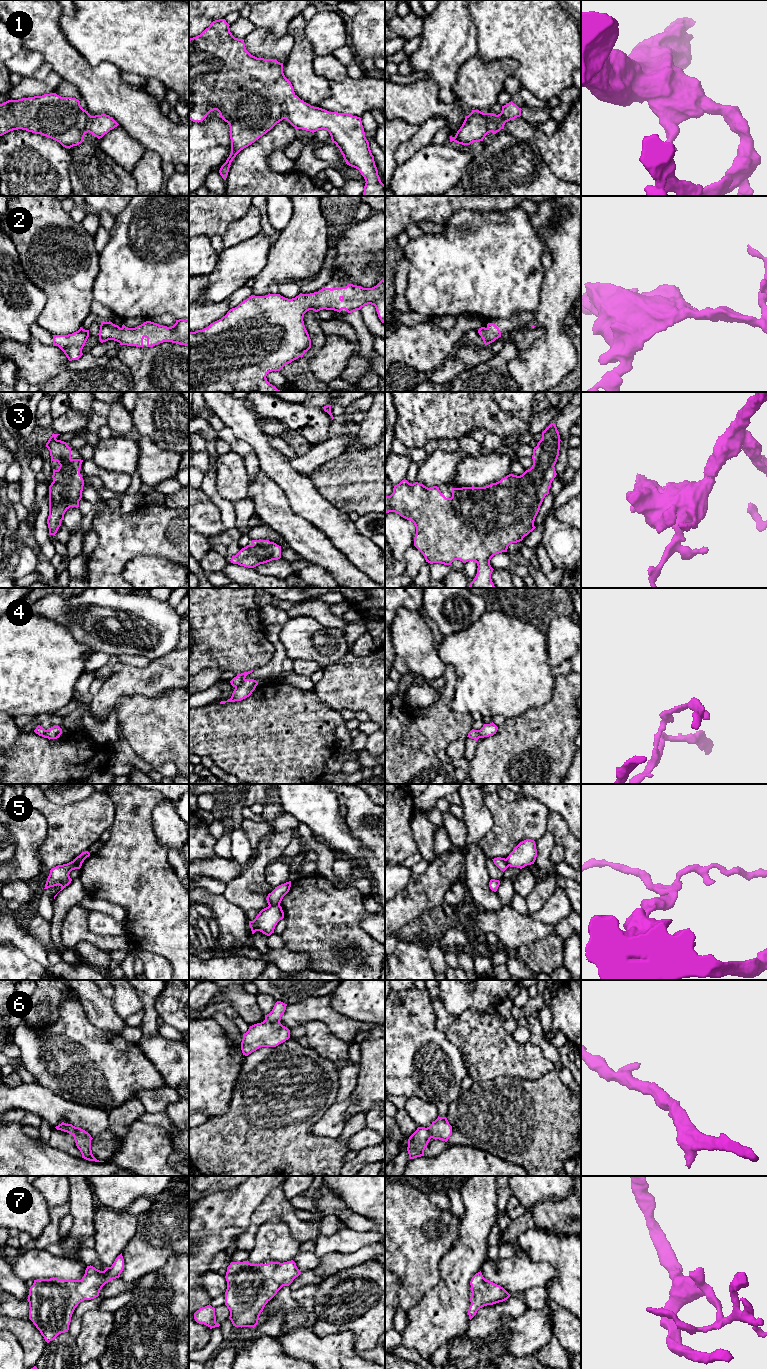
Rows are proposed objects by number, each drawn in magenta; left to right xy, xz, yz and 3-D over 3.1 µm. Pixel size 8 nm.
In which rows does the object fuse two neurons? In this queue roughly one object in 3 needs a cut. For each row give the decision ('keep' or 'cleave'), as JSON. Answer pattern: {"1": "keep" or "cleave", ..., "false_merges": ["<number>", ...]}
{"1": "keep", "2": "keep", "3": "keep", "4": "cleave", "5": "cleave", "6": "keep", "7": "keep", "false_merges": ["4", "5"]}

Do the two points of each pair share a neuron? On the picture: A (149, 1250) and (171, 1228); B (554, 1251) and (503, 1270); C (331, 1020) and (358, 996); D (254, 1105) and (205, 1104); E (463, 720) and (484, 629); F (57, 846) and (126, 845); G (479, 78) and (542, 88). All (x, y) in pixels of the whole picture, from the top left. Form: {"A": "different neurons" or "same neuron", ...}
{"A": "same neuron", "B": "different neurons", "C": "different neurons", "D": "different neurons", "E": "different neurons", "F": "different neurons", "G": "different neurons"}

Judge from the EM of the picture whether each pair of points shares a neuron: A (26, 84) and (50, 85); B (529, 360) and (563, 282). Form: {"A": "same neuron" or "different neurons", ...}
{"A": "same neuron", "B": "same neuron"}

